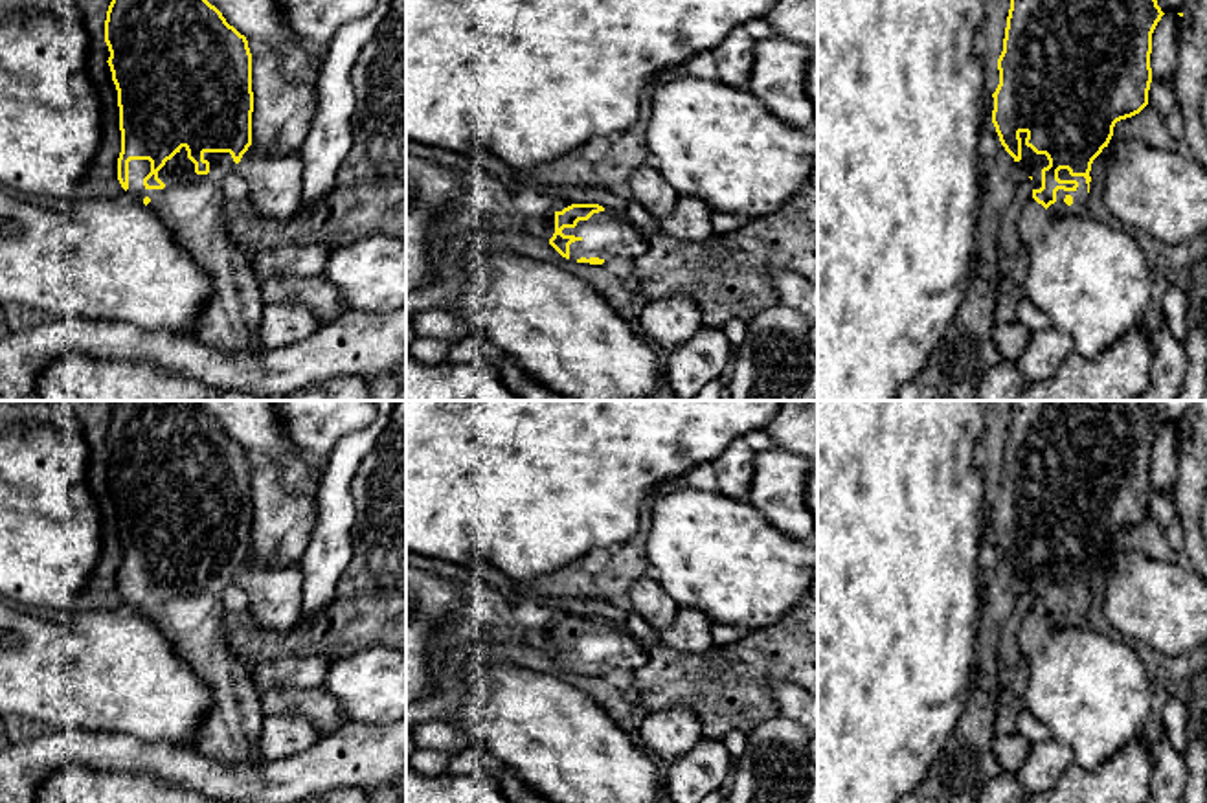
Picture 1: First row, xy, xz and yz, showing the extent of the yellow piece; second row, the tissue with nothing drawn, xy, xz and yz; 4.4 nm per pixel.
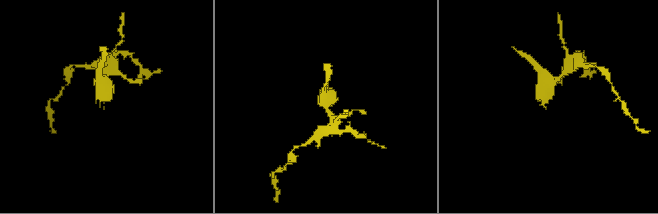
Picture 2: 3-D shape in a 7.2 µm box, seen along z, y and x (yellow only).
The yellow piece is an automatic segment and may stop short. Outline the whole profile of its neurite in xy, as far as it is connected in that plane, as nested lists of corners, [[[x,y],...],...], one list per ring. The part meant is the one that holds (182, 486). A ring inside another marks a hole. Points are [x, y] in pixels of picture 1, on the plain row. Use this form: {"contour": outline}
{"contour": [[[116,401],[105,432],[108,478],[118,502],[121,564],[118,592],[129,608],[145,616],[206,682],[211,707],[195,731],[197,748],[215,763],[265,763],[257,752],[263,711],[252,671],[228,647],[222,592],[252,557],[252,465],[248,452],[197,401]]]}

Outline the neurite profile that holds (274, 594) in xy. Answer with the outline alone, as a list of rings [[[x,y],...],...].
[[[248,559],[235,584],[261,627],[285,634],[301,621],[303,575],[298,564],[266,566]]]

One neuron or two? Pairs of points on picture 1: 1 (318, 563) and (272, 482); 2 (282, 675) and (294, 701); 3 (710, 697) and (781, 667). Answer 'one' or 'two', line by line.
1: two
2: two
3: one

